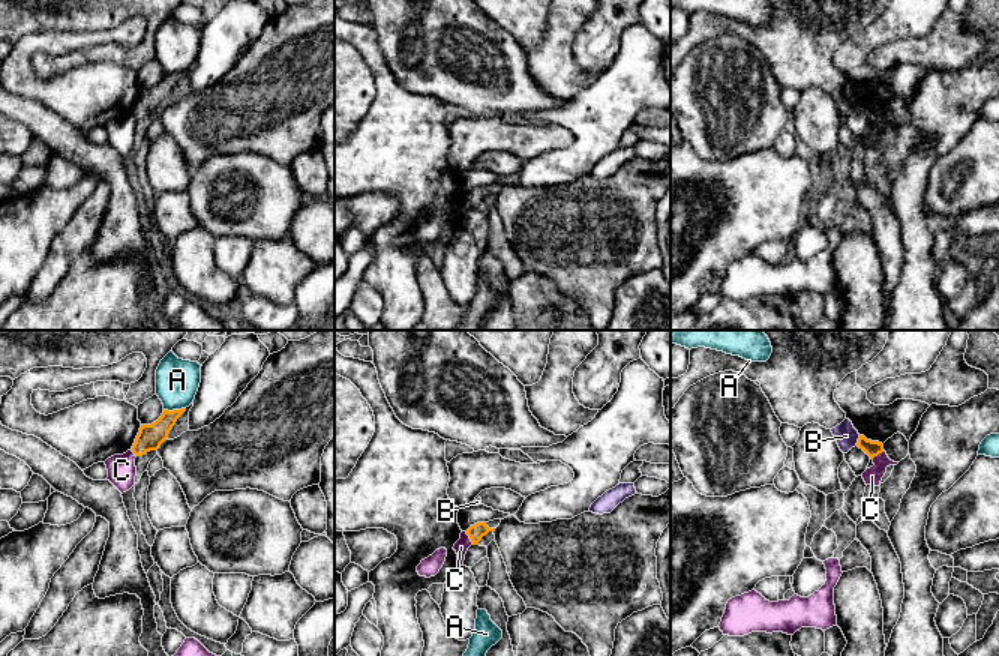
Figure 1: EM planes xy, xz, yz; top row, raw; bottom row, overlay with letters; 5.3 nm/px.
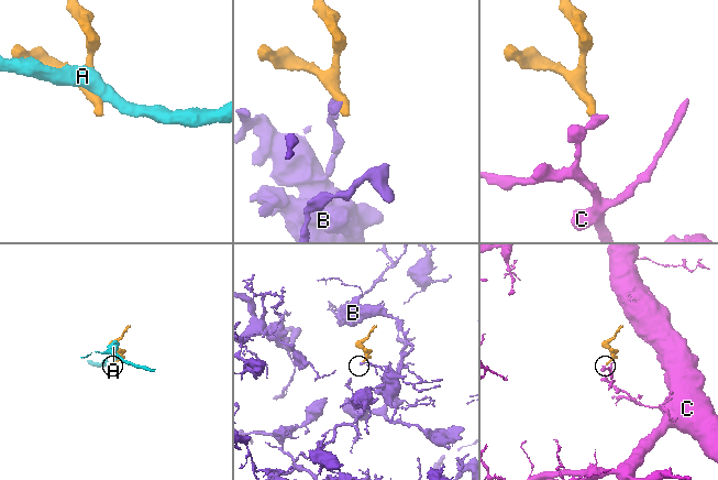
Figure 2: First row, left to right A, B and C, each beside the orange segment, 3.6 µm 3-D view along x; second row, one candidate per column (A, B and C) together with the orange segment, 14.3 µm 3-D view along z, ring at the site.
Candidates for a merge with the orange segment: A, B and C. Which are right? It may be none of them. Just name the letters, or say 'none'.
none

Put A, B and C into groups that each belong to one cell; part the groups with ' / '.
A / B / C

